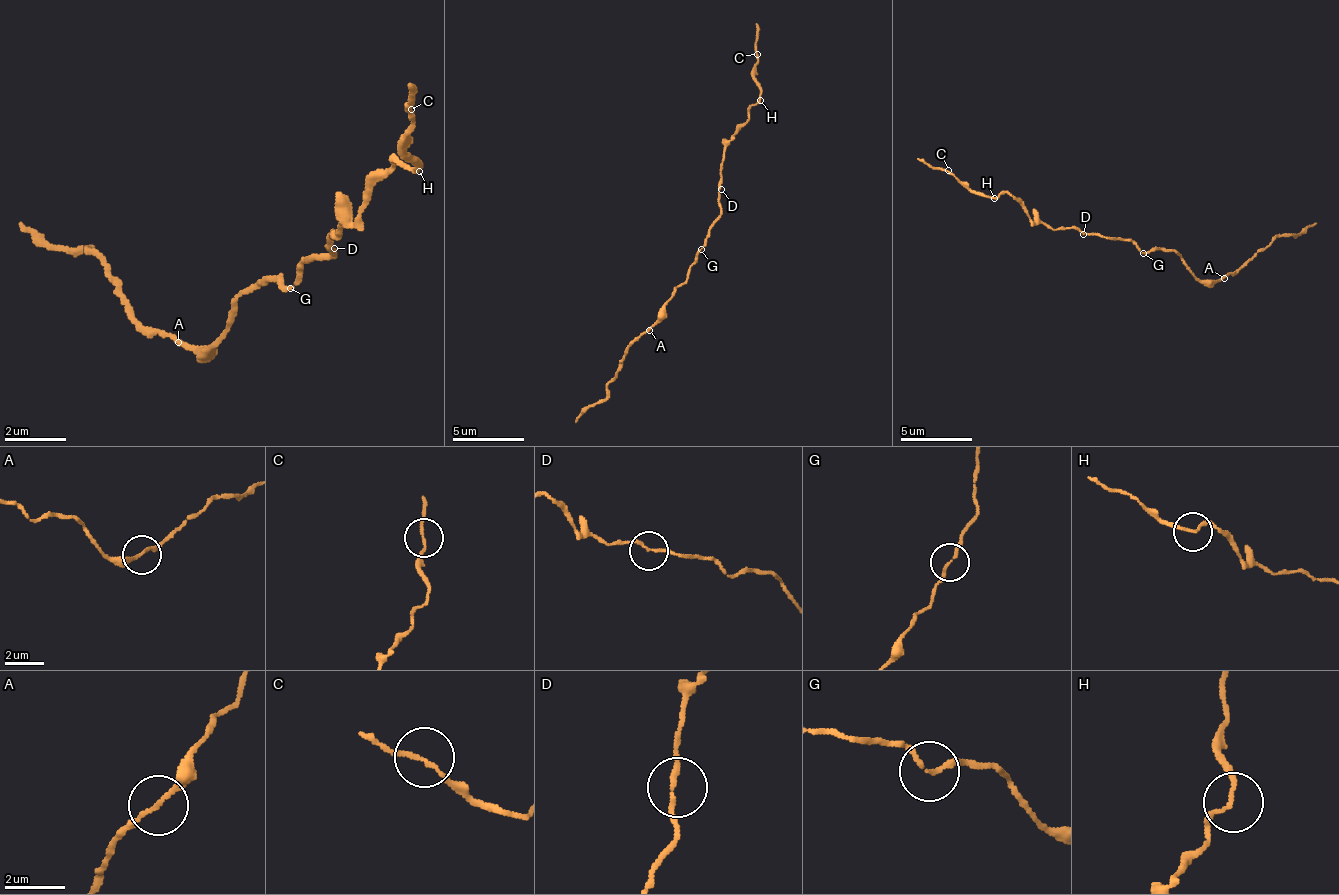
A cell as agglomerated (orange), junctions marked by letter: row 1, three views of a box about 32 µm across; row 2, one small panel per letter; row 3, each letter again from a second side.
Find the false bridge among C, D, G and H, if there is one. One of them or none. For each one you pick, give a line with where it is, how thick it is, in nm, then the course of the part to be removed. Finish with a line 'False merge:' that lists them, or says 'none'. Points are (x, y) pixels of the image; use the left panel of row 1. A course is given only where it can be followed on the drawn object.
False merge: none

